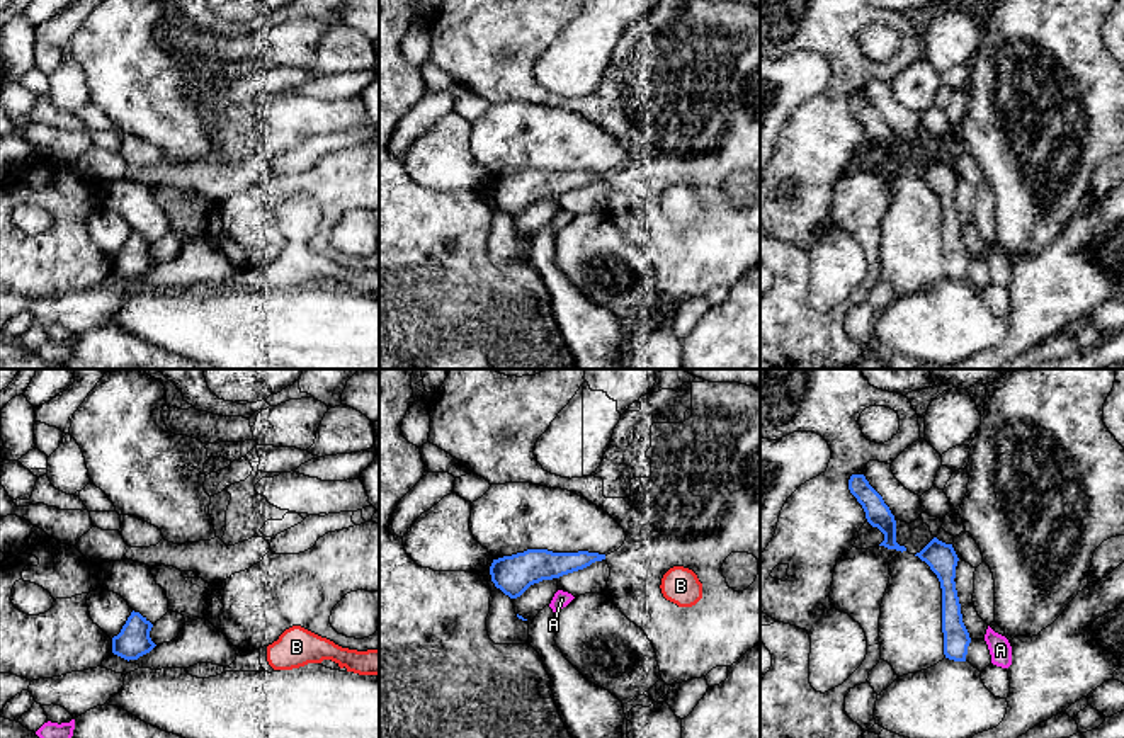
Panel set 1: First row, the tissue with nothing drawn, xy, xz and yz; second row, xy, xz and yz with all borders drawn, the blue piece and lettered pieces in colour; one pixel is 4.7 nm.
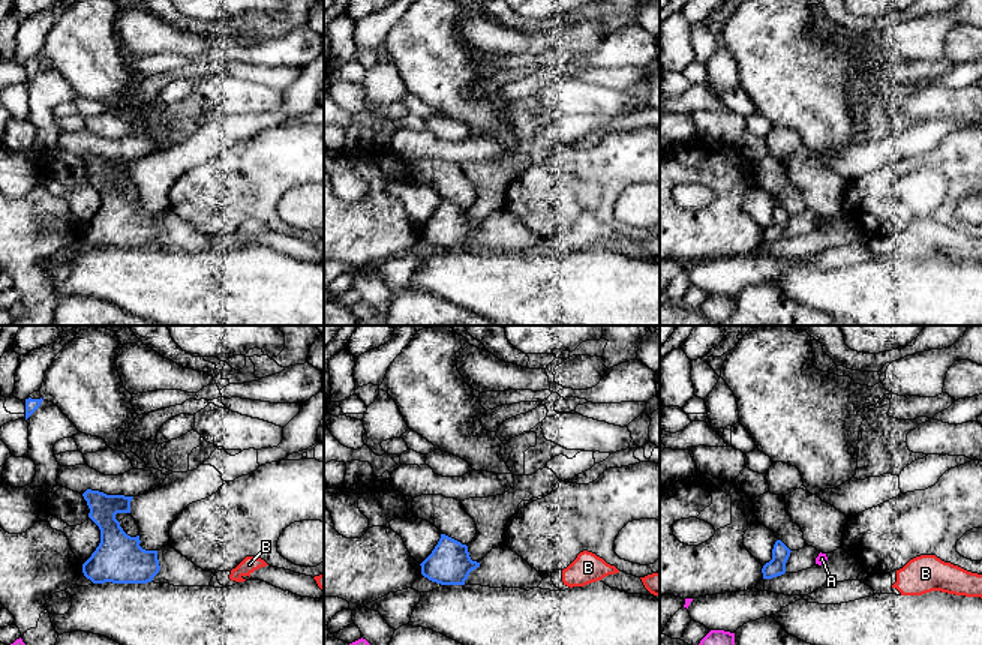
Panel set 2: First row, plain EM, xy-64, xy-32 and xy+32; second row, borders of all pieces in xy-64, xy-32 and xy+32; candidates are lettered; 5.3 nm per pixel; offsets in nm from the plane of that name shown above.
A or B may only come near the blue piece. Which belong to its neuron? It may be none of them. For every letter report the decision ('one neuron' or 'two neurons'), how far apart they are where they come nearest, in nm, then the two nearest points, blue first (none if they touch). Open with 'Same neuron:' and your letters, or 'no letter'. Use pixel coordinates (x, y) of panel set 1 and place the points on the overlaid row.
Same neuron: no letter
A: two neurons; 60 nm apart; from blue across xz (558, 577), (558, 590)
B: two neurons; 280 nm apart; from blue across xz (604, 558), (662, 579)

